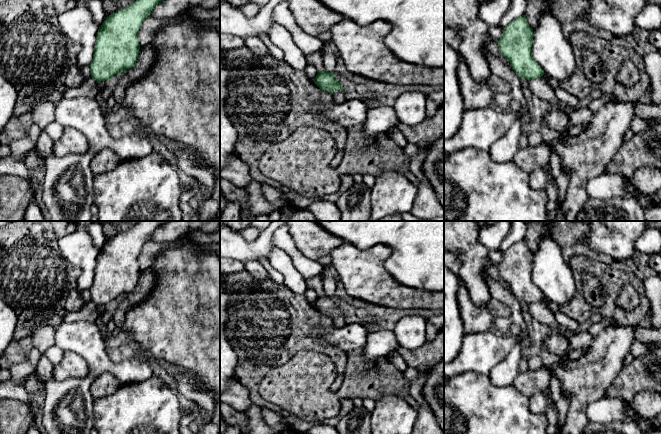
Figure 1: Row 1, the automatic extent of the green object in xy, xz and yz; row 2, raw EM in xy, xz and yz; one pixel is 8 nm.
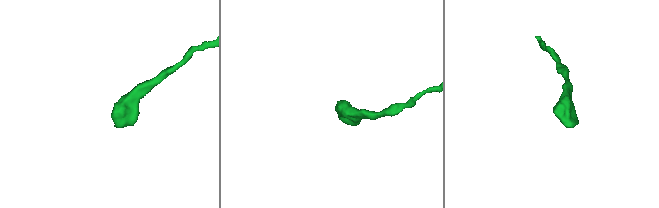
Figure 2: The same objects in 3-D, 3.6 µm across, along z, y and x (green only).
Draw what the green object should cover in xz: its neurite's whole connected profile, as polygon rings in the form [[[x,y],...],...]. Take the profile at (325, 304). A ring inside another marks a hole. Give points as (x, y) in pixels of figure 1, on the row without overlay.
[[[322,295],[318,296],[314,307],[323,315],[333,317],[335,314],[342,314],[345,316],[345,313],[342,309],[334,302],[333,296]]]

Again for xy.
[[[139,221],[129,230],[106,241],[98,253],[93,283],[89,289],[94,304],[97,306],[106,305],[136,288],[140,273],[138,255],[142,246],[150,240],[152,233],[159,226],[167,222],[169,221]]]

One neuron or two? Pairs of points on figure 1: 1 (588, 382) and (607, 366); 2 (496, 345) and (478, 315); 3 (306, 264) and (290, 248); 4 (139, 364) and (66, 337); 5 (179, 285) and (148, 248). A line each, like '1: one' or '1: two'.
1: one
2: two
3: one
4: one
5: two

